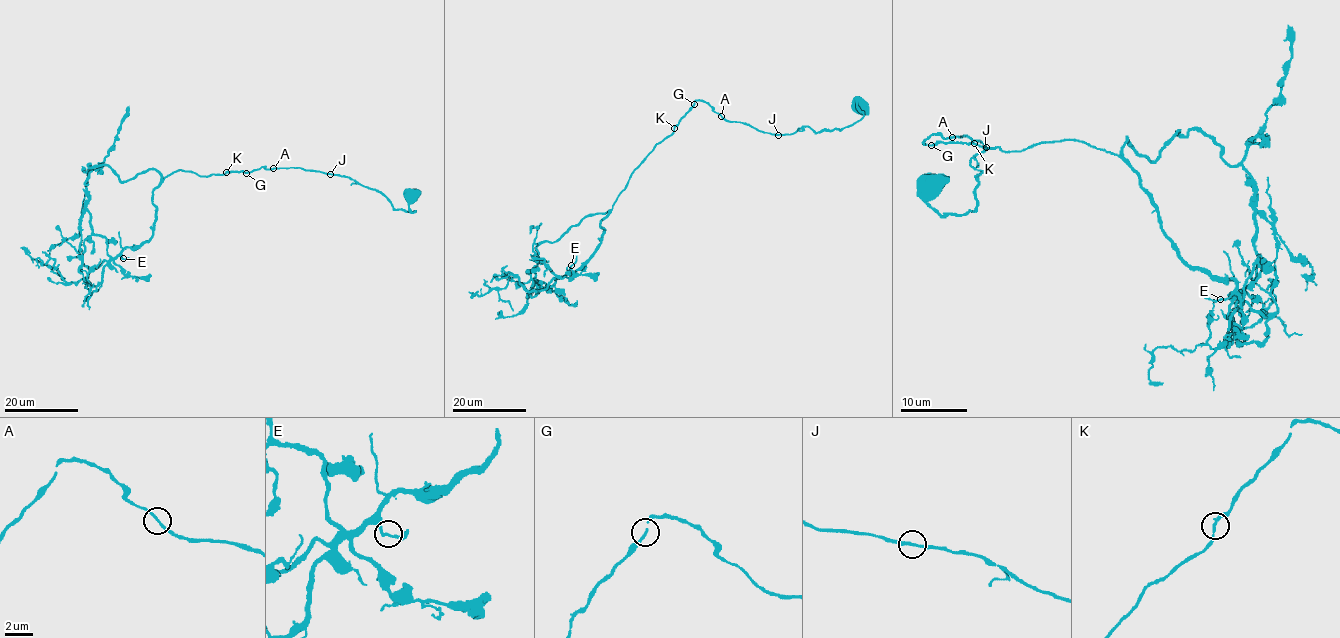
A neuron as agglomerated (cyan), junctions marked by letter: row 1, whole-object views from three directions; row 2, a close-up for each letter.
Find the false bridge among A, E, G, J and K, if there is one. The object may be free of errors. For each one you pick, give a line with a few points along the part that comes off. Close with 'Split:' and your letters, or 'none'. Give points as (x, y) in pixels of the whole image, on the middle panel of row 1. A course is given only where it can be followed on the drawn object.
Split: none

